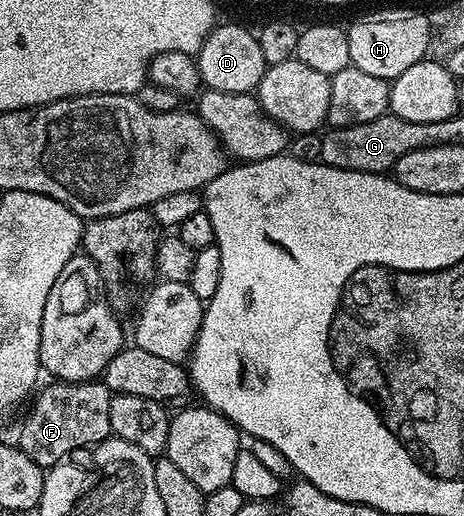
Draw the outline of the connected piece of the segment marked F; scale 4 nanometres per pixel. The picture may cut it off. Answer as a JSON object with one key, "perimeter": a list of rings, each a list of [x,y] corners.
{"perimeter":[[[55,380],[47,389],[39,388],[33,398],[34,406],[18,429],[16,444],[37,465],[57,465],[77,449],[89,450],[111,436],[108,419],[108,403],[112,396],[110,389],[101,380],[71,381]]]}

